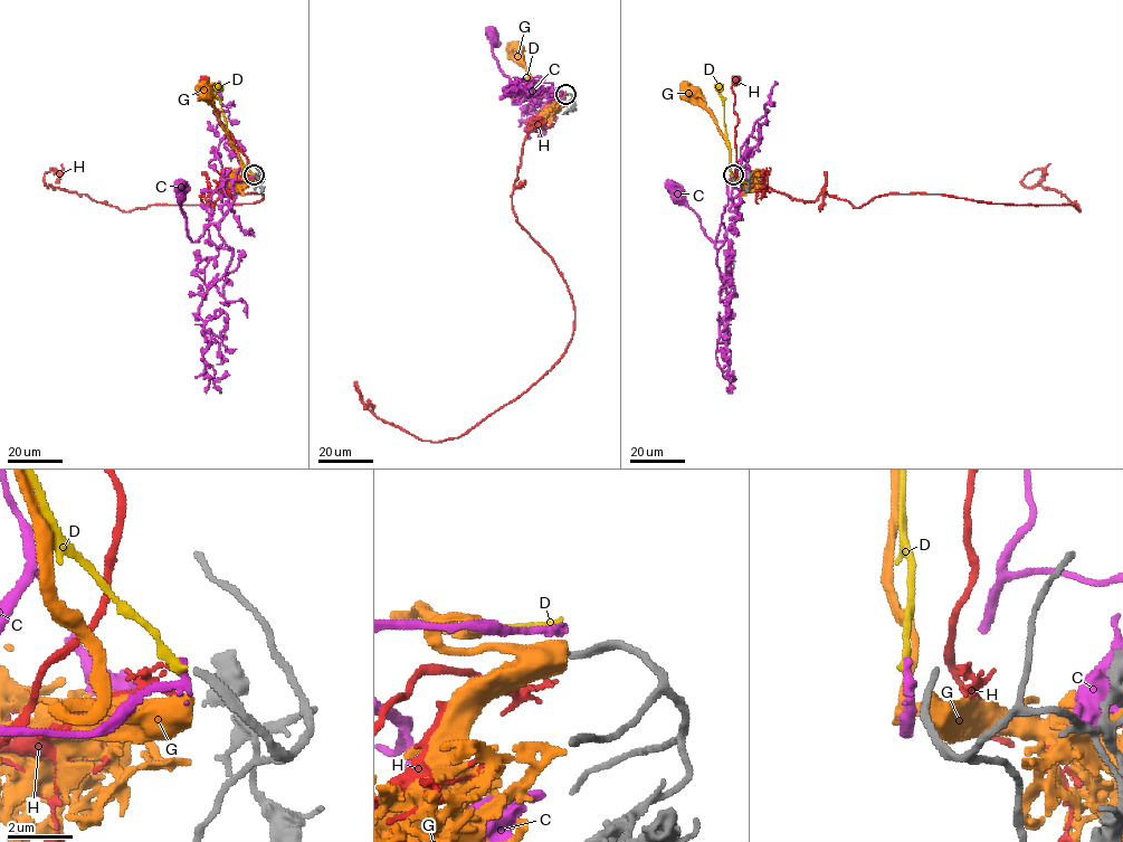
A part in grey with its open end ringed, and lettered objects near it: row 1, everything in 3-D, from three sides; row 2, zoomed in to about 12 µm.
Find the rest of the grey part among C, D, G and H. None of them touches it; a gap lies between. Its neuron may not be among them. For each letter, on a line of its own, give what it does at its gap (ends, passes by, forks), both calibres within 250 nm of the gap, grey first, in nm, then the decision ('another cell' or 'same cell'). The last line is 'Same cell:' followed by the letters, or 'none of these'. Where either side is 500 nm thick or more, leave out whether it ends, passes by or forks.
C: it ends; calibres 240 and 320 nm; same cell
D: it ends; calibres 240 and 280 nm; another cell
G: calibres 240 and 600 nm; another cell
H: it ends; calibres 240 and 120 nm; another cell
Same cell: C

